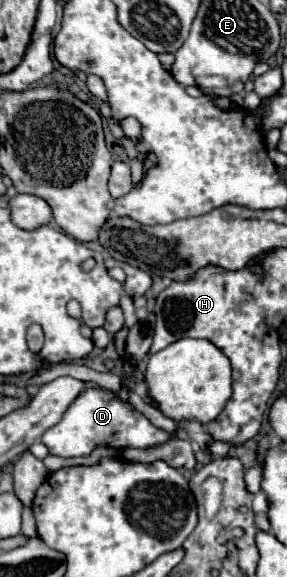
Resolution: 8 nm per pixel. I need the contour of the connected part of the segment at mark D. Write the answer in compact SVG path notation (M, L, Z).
M89 387L69 405L61 421L43 433L43 443L47 445L51 455L85 457L95 447L149 449L149 447L159 447L175 437L179 437L177 431L167 433L155 427L141 411L137 411L129 401L119 399L113 391L101 387Z

